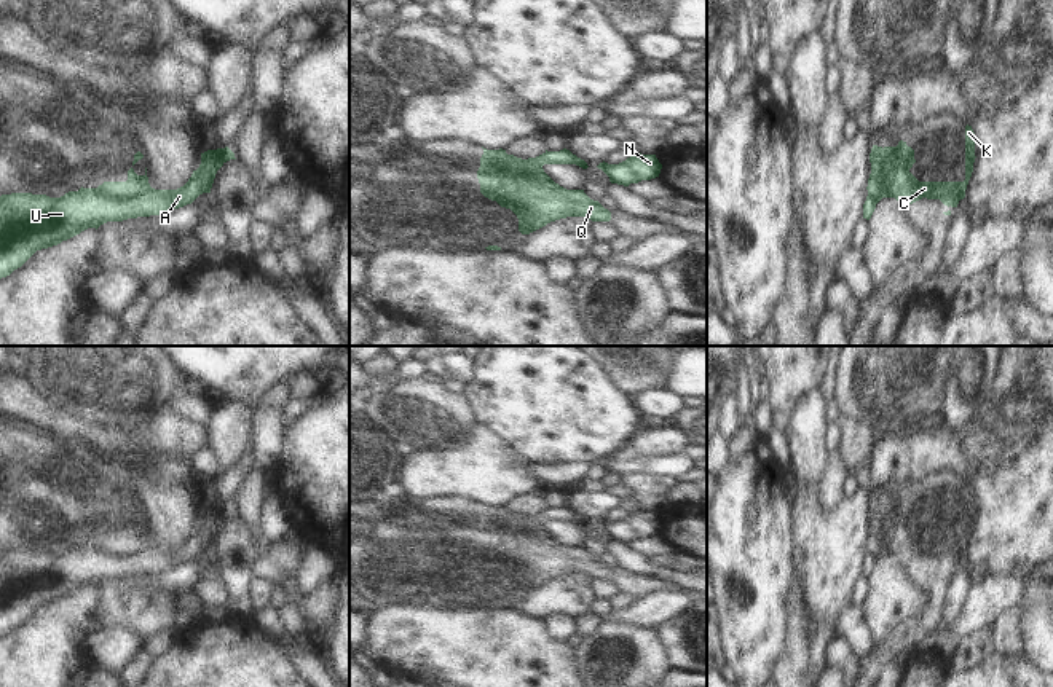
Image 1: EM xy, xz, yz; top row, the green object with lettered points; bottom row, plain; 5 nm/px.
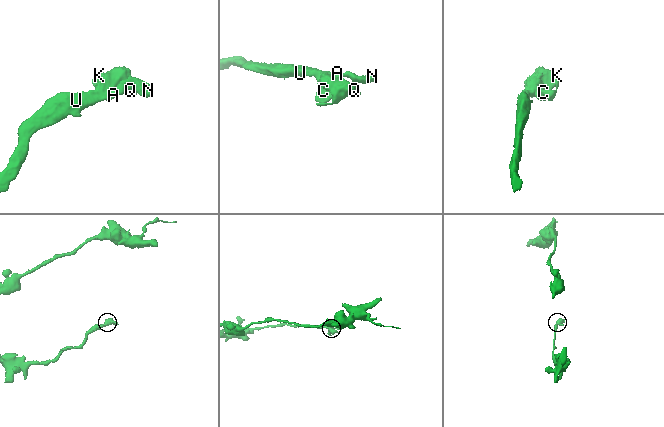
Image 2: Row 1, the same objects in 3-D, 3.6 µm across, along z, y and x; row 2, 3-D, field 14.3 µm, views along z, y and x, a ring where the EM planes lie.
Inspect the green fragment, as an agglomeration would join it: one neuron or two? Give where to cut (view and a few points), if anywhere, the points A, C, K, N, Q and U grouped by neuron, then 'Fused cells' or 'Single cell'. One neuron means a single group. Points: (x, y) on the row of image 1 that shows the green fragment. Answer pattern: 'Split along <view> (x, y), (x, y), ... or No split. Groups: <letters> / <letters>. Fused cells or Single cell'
Split along xy (145, 172), (133, 193), (114, 192). Groups: A N U / C K Q. Fused cells

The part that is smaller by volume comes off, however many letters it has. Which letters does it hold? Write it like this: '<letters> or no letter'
C, K, Q

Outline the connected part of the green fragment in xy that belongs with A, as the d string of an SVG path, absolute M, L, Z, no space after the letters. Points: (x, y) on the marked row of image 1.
M225 147L201 153L201 164L193 171L188 182L177 190L155 190L147 174L134 194L116 194L115 182L104 182L97 188L80 188L61 198L46 194L11 193L0 196L0 279L21 268L37 250L48 249L67 241L88 228L99 228L107 222L150 217L191 204L199 194L211 193L217 171L235 153Z

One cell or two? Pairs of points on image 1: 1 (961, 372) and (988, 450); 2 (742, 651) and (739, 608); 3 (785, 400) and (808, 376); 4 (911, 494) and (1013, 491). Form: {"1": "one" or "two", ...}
{"1": "two", "2": "one", "3": "one", "4": "one"}

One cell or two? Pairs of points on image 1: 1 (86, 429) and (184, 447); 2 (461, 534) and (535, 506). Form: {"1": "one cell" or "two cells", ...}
{"1": "one cell", "2": "one cell"}

